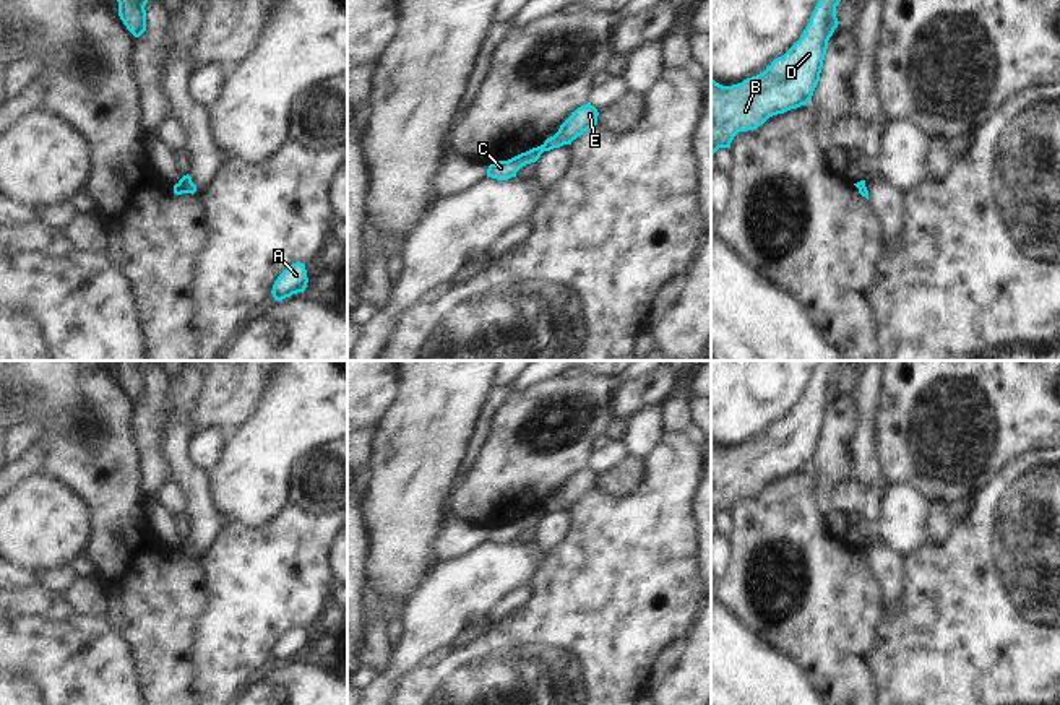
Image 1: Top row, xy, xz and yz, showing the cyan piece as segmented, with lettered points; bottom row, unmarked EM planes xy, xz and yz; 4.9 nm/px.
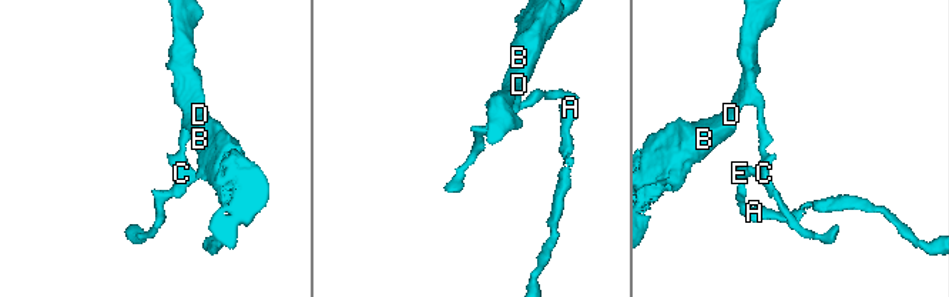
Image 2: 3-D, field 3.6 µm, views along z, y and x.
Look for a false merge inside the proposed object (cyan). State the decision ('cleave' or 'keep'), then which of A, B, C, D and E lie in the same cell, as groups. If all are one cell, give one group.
cleave | A E / B C D

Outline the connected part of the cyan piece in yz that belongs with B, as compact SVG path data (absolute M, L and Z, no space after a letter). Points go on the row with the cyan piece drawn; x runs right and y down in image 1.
M818 0L802 37L756 76L722 86L711 80L711 154L730 148L739 132L807 106L820 81L828 41L838 28L841 0Z

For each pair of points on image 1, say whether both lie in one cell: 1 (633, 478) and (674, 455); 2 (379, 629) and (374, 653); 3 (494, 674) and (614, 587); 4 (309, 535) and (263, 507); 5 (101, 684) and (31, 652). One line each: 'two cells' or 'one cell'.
1: two cells
2: one cell
3: one cell
4: two cells
5: one cell

